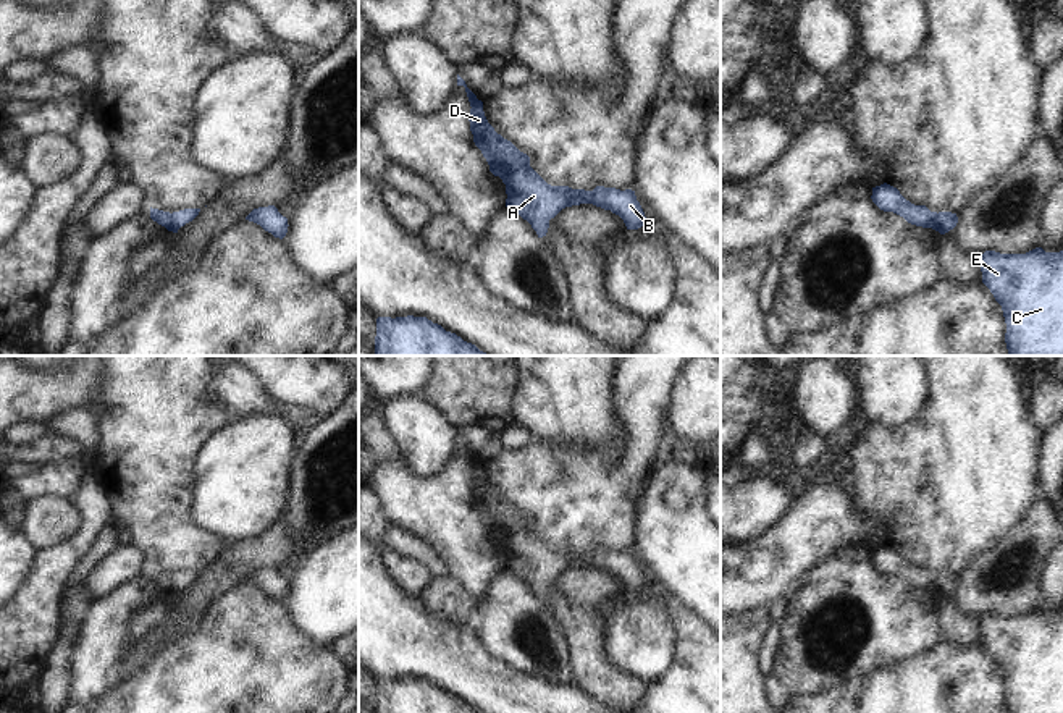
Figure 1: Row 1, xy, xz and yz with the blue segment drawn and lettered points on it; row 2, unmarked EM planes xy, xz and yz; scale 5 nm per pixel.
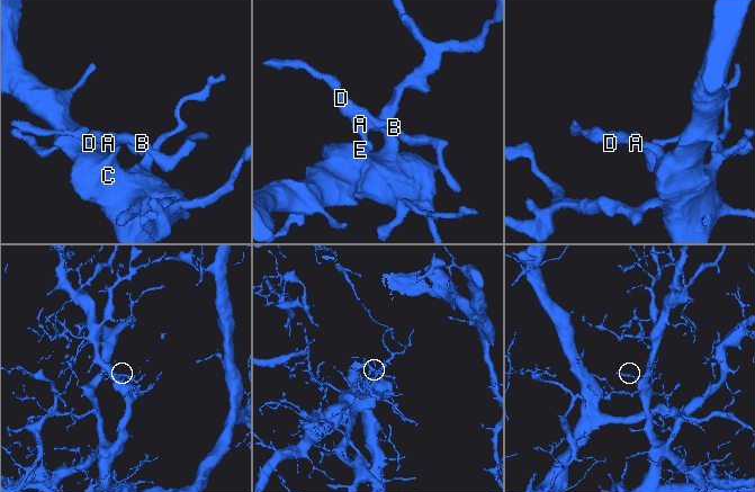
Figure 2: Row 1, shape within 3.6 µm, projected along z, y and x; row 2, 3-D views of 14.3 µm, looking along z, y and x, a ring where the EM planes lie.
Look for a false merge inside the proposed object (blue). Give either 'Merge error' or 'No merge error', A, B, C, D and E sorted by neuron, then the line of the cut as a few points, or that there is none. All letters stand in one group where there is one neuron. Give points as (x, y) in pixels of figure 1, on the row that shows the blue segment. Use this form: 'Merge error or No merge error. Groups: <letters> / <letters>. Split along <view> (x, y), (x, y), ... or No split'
No merge error. Groups: A B C D E. No split

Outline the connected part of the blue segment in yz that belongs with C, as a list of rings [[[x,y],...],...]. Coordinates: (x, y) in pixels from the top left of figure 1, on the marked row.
[[[985,251],[979,267],[1003,310],[1008,356],[1063,356],[1063,251]]]

